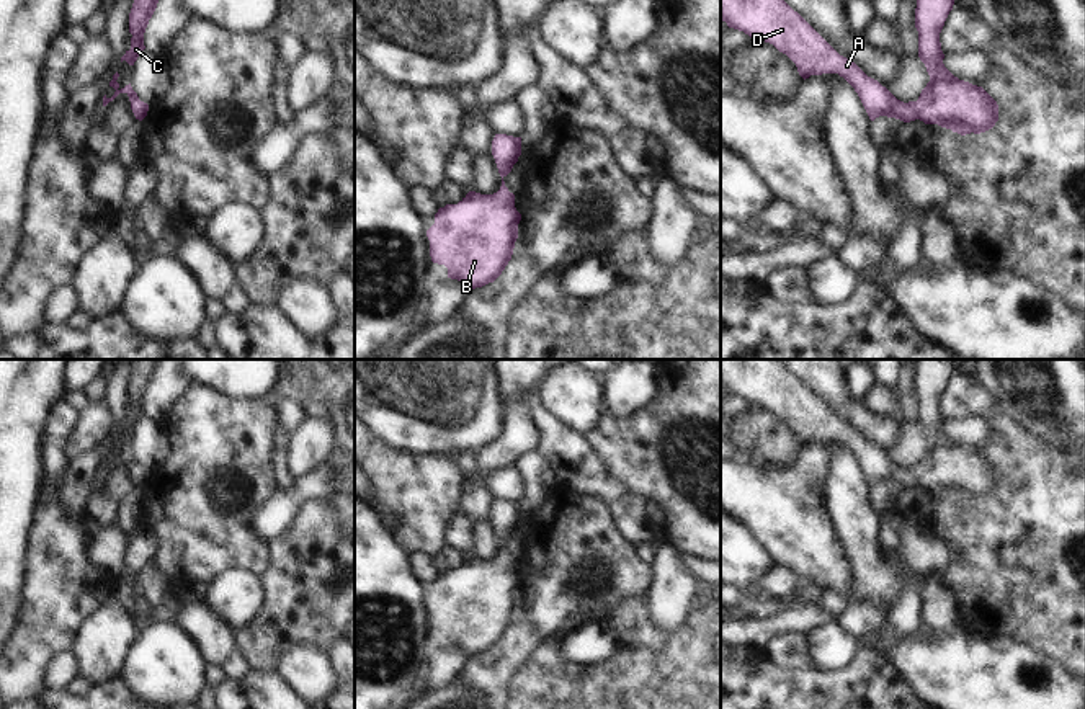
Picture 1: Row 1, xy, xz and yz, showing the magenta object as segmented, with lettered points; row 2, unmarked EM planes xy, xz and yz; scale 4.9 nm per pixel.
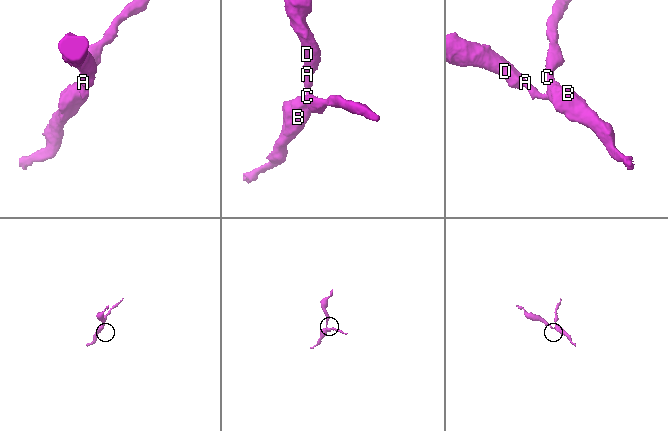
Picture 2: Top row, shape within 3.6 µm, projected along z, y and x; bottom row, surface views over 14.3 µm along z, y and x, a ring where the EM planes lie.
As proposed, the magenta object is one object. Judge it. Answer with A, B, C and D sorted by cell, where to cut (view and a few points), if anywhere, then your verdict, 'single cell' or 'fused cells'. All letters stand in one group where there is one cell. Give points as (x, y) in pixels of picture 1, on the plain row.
groups A B C D; cut none; single cell

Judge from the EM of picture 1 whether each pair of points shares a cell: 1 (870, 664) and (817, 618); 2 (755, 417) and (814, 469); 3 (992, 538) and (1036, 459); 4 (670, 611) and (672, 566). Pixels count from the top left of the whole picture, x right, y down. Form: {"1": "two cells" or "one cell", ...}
{"1": "two cells", "2": "two cells", "3": "one cell", "4": "one cell"}

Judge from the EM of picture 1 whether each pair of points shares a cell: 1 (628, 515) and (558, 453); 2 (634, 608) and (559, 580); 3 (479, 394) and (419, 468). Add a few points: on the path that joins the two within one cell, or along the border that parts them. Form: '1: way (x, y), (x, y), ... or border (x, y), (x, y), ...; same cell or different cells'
1: way (613, 497), (575, 463); same cell
2: border (647, 592), (625, 598), (608, 613); different cells
3: border (394, 445), (415, 453), (453, 454); different cells

